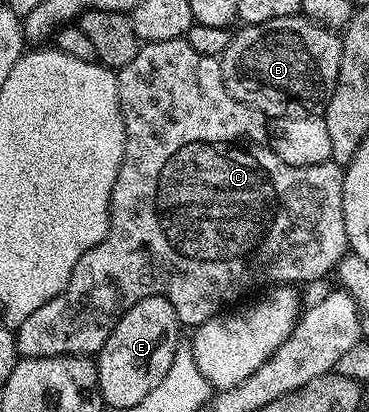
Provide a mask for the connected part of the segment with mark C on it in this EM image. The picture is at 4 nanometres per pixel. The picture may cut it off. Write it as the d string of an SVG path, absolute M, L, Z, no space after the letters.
M184 39L148 41L139 48L132 63L117 70L116 76L120 111L126 128L126 155L122 158L122 166L116 175L116 183L110 196L110 230L102 234L102 241L96 243L96 247L80 255L80 263L76 263L66 290L48 303L44 303L44 307L36 307L36 311L32 311L32 315L28 315L28 319L24 319L24 323L17 326L18 352L22 357L96 355L104 347L108 335L112 335L116 323L126 314L128 307L132 307L140 299L149 297L168 299L183 326L197 327L208 319L217 317L227 307L233 306L237 302L234 300L244 296L249 289L261 290L263 287L298 283L294 281L318 281L329 273L331 276L332 270L335 270L343 257L347 256L343 166L338 165L333 159L308 167L292 167L292 163L284 163L284 159L280 159L280 155L272 151L270 140L266 137L267 118L251 105L246 105L233 97L228 87L224 87L222 63L219 58L200 55L200 51L194 50Z

